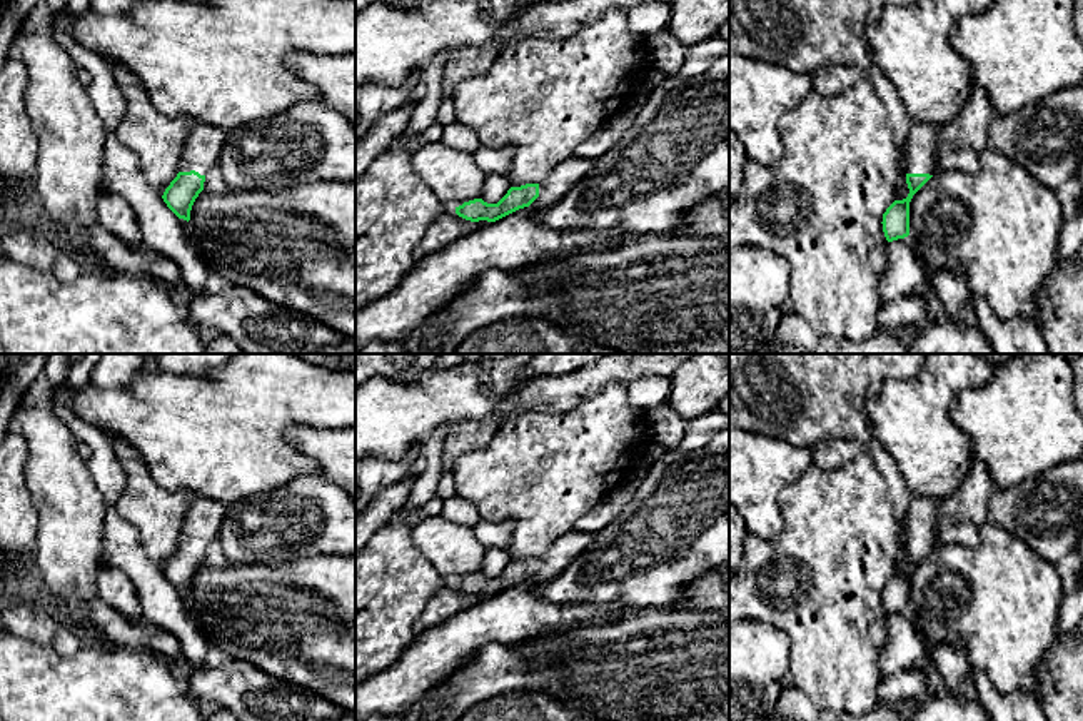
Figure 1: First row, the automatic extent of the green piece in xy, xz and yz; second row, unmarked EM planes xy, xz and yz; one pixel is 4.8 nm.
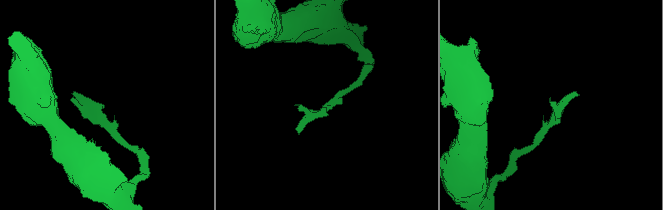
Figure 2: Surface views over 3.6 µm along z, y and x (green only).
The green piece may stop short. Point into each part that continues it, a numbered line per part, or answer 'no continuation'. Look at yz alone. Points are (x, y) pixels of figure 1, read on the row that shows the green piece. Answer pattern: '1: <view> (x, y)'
1: yz (920, 156)

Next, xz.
1: xz (561, 179)

